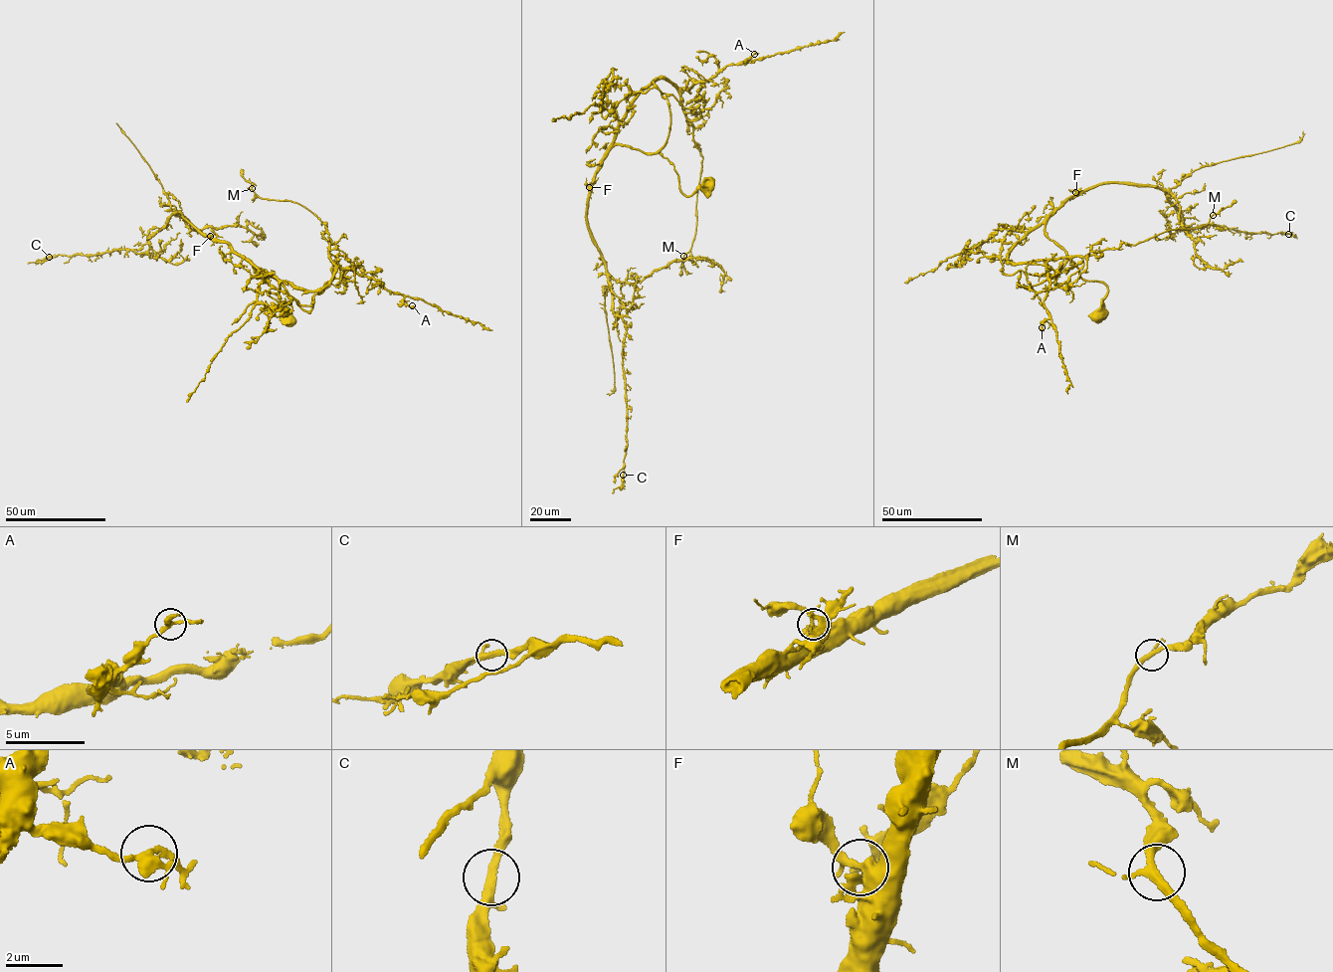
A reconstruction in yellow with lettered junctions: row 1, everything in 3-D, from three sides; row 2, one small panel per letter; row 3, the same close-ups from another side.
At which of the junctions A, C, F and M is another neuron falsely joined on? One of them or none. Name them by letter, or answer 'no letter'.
no letter

